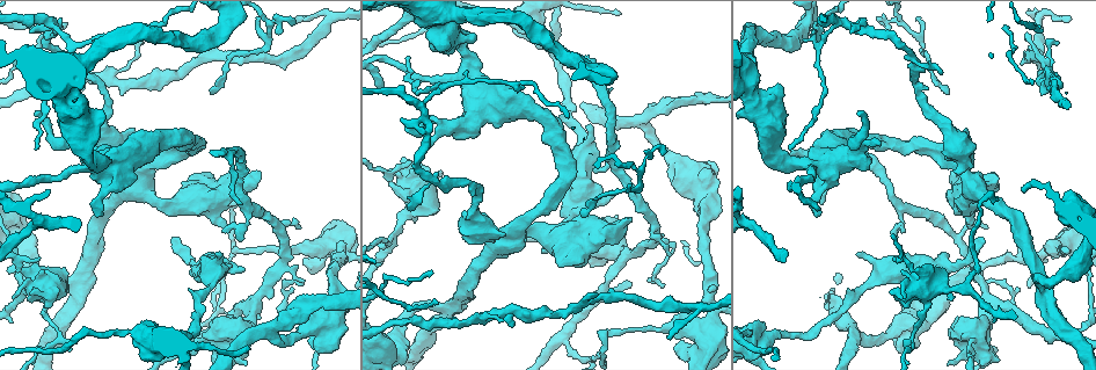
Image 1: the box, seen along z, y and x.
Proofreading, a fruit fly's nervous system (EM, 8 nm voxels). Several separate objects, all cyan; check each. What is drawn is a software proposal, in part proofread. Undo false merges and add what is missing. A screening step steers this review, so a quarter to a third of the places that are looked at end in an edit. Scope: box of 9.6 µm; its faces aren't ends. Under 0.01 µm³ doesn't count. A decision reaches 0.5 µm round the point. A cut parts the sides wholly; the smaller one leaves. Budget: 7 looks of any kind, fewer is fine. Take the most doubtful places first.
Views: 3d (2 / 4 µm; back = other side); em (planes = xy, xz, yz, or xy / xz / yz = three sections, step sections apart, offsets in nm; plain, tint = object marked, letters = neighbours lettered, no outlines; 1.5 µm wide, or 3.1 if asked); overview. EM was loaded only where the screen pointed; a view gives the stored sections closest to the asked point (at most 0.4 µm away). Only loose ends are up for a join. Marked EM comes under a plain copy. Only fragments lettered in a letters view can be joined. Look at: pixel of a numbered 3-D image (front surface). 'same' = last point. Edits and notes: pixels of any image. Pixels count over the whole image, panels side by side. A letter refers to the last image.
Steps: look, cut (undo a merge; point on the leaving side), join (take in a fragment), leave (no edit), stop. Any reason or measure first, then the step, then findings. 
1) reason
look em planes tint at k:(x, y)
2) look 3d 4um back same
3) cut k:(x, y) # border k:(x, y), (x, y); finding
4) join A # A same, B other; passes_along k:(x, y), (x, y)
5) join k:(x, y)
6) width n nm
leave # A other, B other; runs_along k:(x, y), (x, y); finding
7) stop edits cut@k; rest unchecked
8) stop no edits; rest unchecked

an open end
look em planes letters at 1:(65, 23)

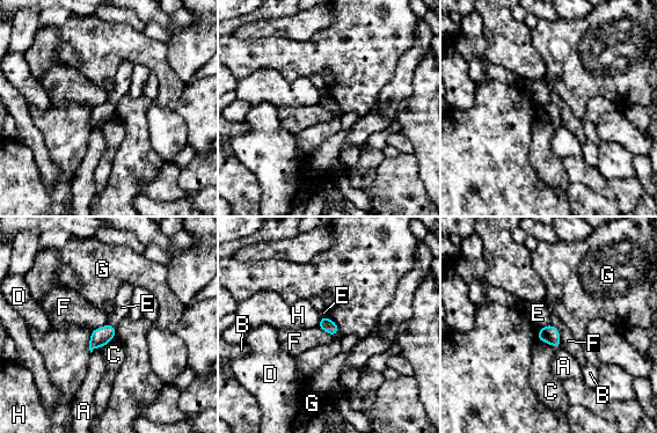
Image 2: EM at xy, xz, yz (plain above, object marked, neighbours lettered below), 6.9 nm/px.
leave # A other, B other, C other, D other, E other, F other, G other, H other; border 2:(549, 323), (539, 329); none of them fits

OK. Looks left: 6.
free end
look 3d 2um at 1:(210, 150)

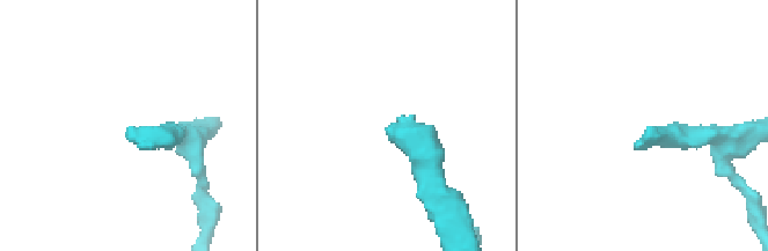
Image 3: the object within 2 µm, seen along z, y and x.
look em xz step 4 letters at 3:(386, 130)

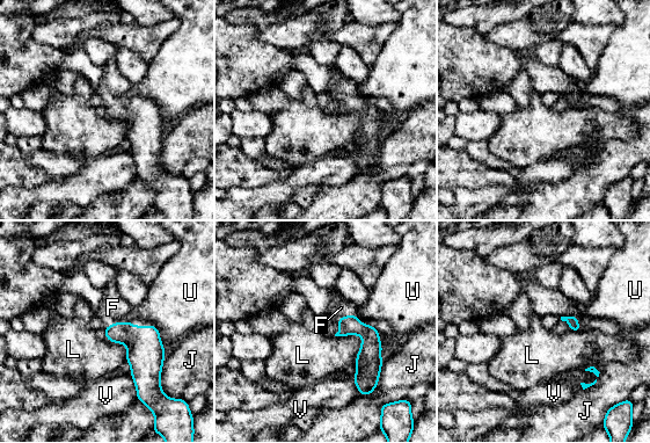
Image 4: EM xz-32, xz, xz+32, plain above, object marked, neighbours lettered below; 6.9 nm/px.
join F # F same, J other, L other, U other, V other; passes_along 4:(348, 325), (345, 317), (341, 307); the neuron continues

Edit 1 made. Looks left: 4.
thin end
look em planes letters at 1:(439, 174)

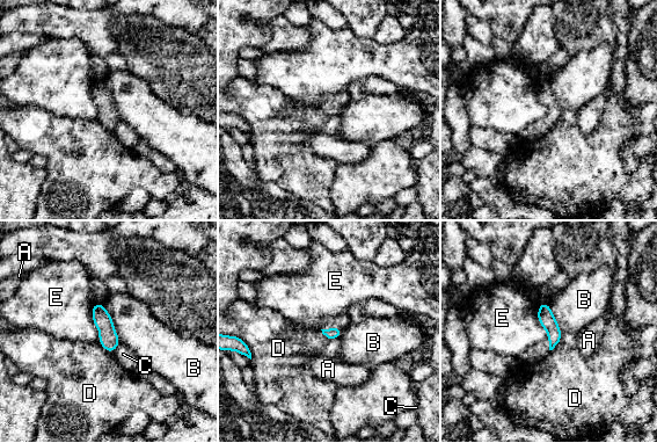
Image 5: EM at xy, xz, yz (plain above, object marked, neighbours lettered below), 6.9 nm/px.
width 80 nm
leave # A other, B other, C other, D other, E other; border 5:(102, 303), (110, 316), (119, 342); none of them fits

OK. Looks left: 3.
stop edits join@4; rest unchecked

